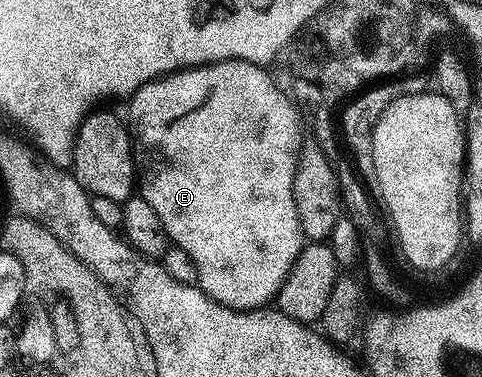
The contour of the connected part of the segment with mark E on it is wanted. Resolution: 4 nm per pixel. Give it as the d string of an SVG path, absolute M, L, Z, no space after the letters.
M229 56L224 62L197 64L192 68L169 72L162 77L147 80L127 102L130 118L128 121L131 123L132 137L135 139L133 156L135 170L139 175L140 197L145 198L147 204L155 208L159 220L163 220L163 228L167 232L170 243L183 248L183 252L187 252L187 256L195 260L197 285L201 287L202 292L211 300L232 310L255 310L272 303L280 292L282 284L285 283L285 278L289 275L289 270L295 264L295 260L301 255L303 245L300 220L292 194L299 147L302 145L301 125L303 122L290 95L284 89L281 91L277 87L276 80L269 73L266 67L243 62L237 56Z

